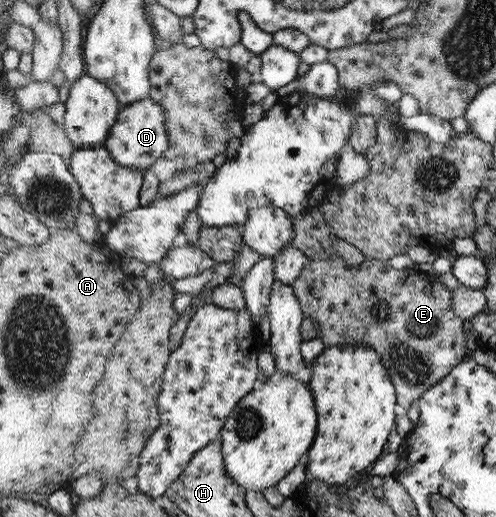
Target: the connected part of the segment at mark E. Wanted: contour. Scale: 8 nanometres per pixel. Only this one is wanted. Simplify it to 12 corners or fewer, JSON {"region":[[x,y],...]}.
{"region":[[310,259],[291,284],[326,347],[379,353],[405,413],[468,352],[438,280]]}

